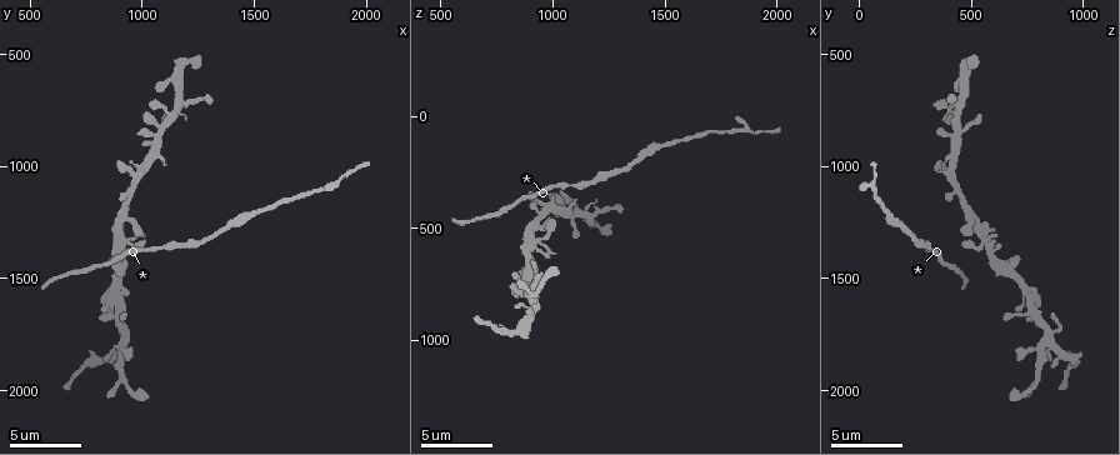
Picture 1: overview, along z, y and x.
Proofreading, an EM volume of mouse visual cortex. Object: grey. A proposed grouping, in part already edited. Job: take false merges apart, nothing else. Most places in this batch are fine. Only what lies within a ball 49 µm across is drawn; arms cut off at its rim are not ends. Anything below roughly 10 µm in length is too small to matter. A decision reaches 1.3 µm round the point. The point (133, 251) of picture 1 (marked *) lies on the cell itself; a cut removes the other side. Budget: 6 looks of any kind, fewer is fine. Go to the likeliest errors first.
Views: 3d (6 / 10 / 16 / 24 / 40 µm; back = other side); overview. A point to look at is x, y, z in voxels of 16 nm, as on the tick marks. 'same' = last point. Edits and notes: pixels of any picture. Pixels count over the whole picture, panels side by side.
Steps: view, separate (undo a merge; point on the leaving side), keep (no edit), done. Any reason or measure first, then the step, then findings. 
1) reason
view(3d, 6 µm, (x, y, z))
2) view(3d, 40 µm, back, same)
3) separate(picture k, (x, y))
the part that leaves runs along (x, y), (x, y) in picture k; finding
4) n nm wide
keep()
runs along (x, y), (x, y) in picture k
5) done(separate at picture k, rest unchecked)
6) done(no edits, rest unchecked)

calibre changes
view(3d, 16 µm, (1130, 1360, 300))

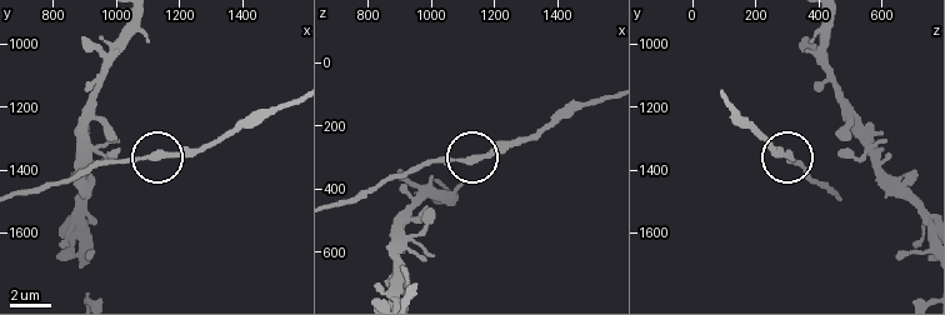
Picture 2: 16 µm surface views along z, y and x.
270 nm wide
keep()
runs along (420, 169), (438, 161), (489, 155), (516, 143) in picture 2; all the same cell

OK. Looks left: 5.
four arms meet
view(3d, 16 µm, (890, 1340, 580))

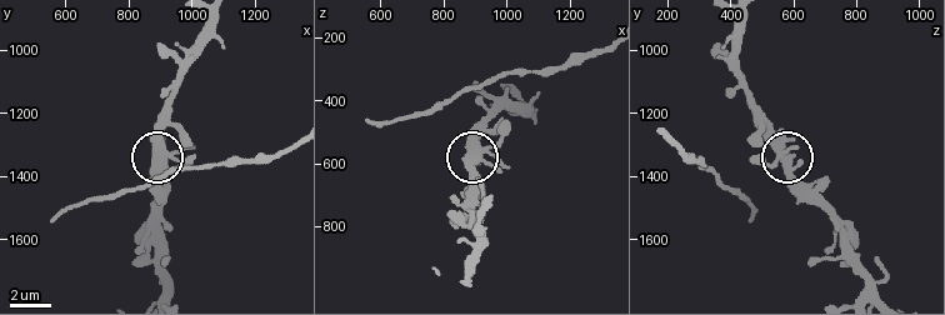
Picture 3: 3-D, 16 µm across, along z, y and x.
view(3d, 6 µm, same)

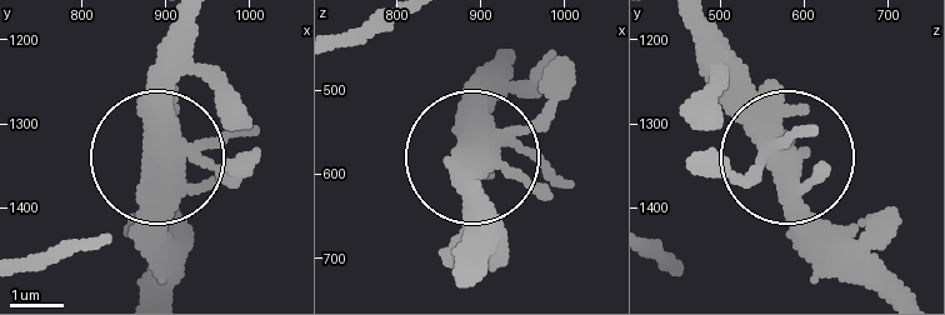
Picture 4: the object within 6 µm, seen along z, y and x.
keep()
all the same cell

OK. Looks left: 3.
sudden change in width
view(3d, 10 µm, (1450, 1230, 140))

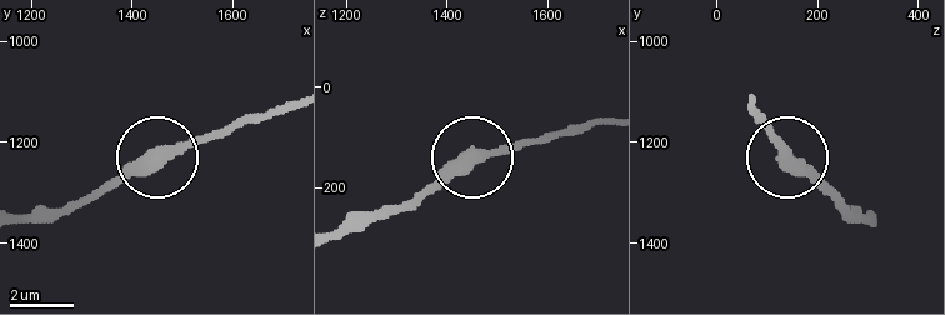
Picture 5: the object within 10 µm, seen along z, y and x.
other side
view(3d, 10 µm, back, (1465, 1225, 140))

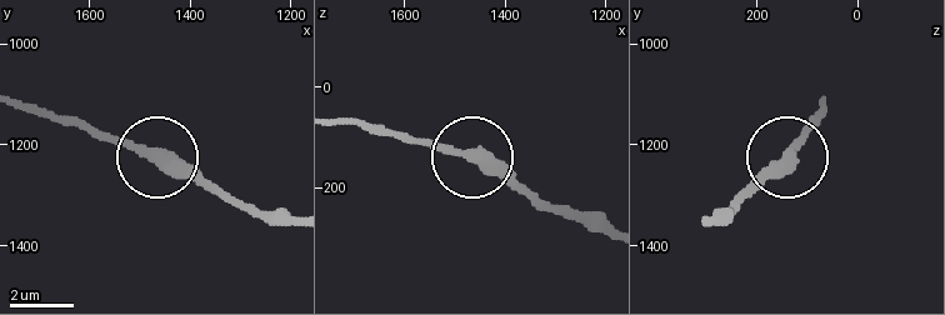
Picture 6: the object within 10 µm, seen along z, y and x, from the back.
keep()
runs along (606, 233), (543, 209), (469, 158), (408, 134) in picture 6; all the same cell

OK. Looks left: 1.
done(no edits, rest unchecked)

